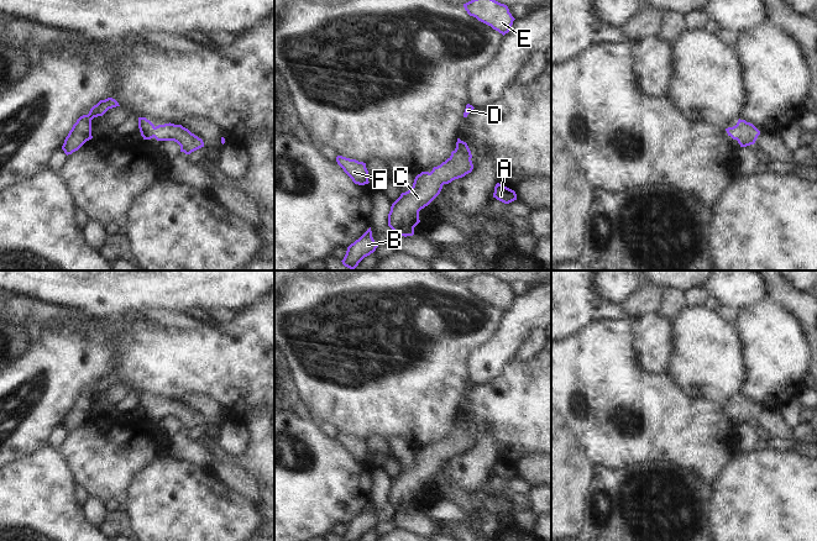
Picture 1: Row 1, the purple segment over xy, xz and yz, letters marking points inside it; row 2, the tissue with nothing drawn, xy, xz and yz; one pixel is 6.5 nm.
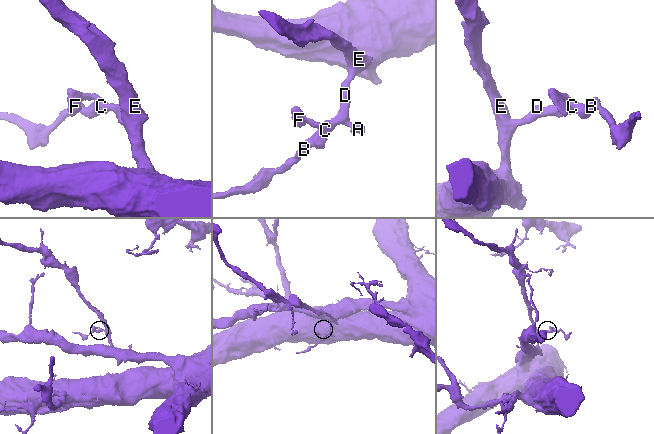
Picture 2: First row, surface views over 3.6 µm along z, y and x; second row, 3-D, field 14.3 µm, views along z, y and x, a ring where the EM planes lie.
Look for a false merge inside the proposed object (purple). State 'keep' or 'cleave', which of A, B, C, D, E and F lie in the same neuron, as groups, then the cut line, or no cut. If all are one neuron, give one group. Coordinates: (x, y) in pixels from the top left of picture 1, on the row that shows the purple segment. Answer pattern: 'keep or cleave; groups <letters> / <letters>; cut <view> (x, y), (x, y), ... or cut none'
keep; groups A B C D E F; cut none

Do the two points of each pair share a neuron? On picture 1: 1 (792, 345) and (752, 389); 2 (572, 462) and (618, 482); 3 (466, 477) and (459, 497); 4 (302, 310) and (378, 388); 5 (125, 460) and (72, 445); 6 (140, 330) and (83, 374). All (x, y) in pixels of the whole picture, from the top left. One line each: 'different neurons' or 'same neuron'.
1: same neuron
2: different neurons
3: different neurons
4: same neuron
5: same neuron
6: different neurons

